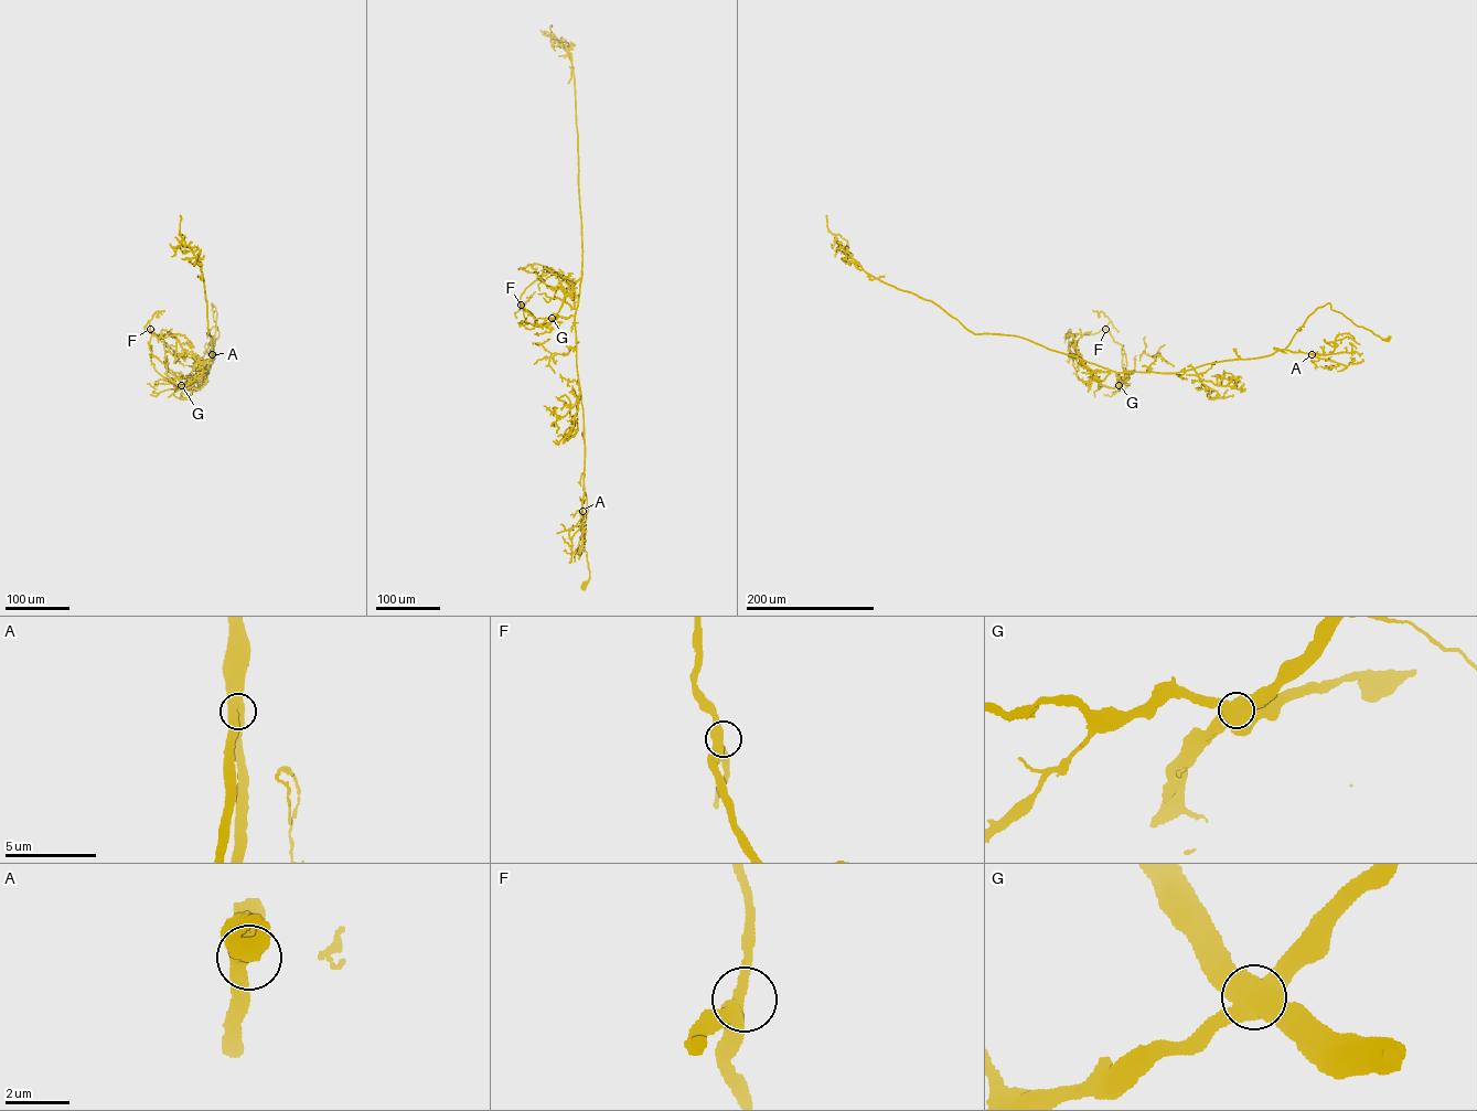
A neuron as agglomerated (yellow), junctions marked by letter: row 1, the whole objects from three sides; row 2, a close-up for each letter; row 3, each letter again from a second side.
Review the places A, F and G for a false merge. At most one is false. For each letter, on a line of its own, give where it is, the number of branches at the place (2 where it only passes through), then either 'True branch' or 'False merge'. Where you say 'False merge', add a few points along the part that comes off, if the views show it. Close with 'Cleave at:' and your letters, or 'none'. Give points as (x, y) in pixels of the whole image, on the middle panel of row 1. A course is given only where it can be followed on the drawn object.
A: Place: (582, 511). Branches: 3. True branch
F: Place: (521, 305). Branches: 3. True branch
G: Place: (552, 318). Branches: 4. False merge. Course of the part to remove: (552, 318), (535, 326), (535, 317), (520, 302), (524, 289), (547, 270), (532, 264), (537, 268)
Cleave at: G

